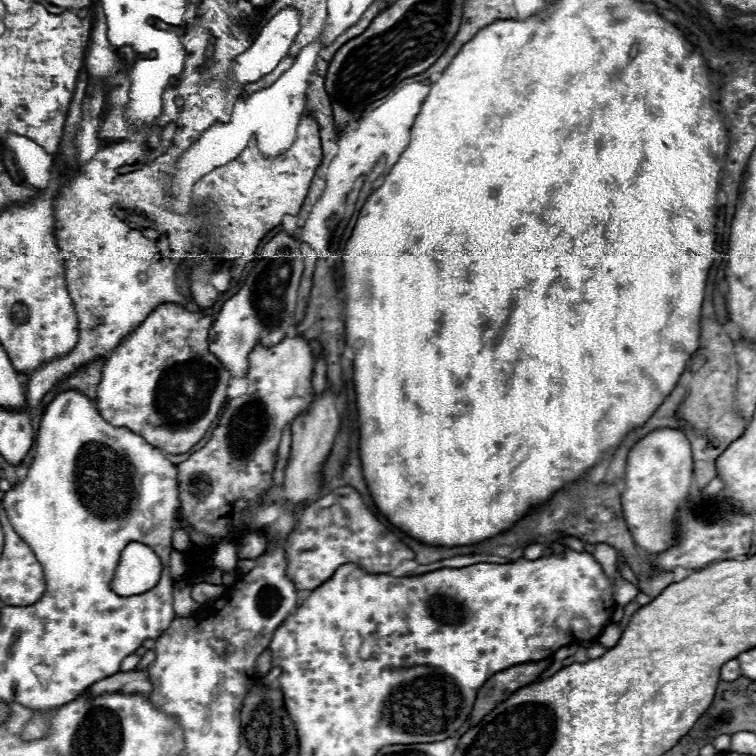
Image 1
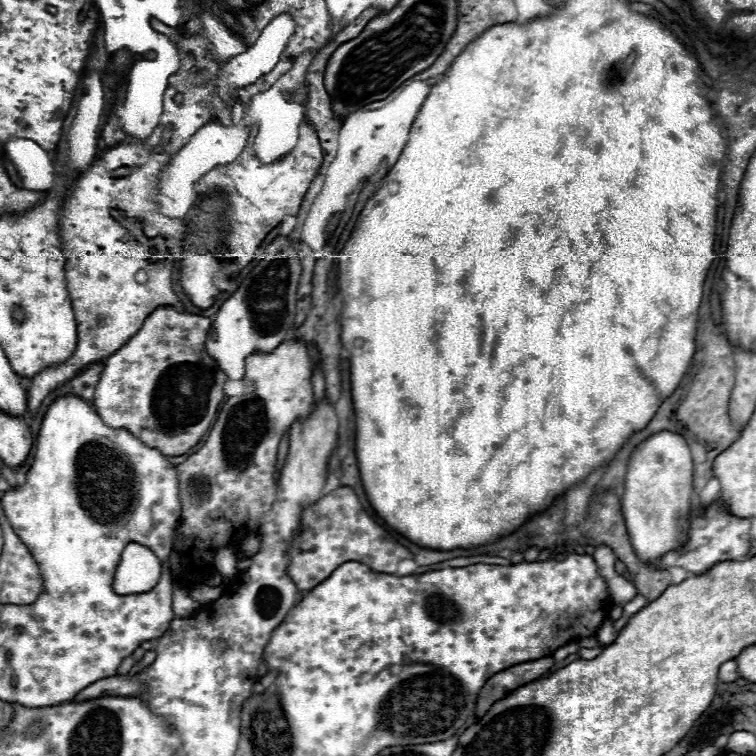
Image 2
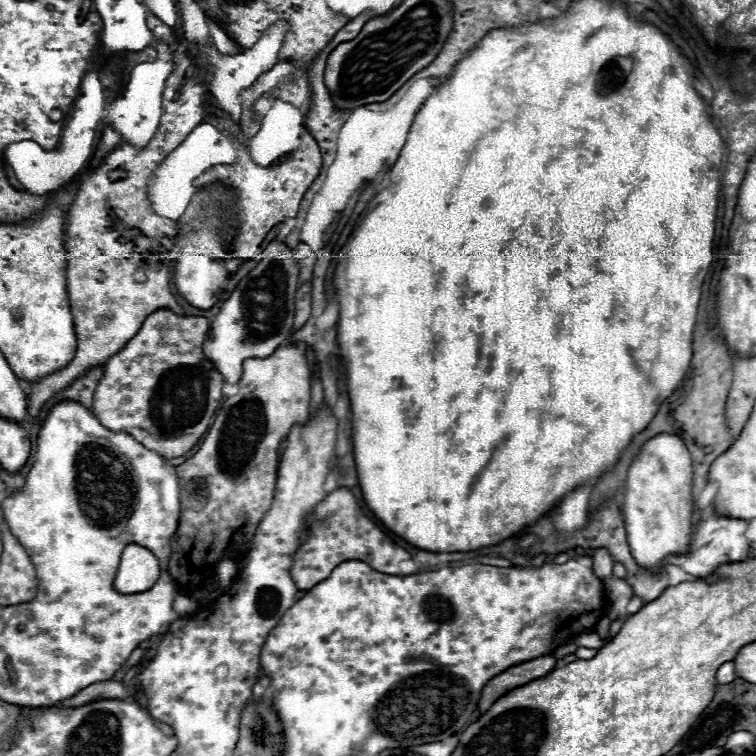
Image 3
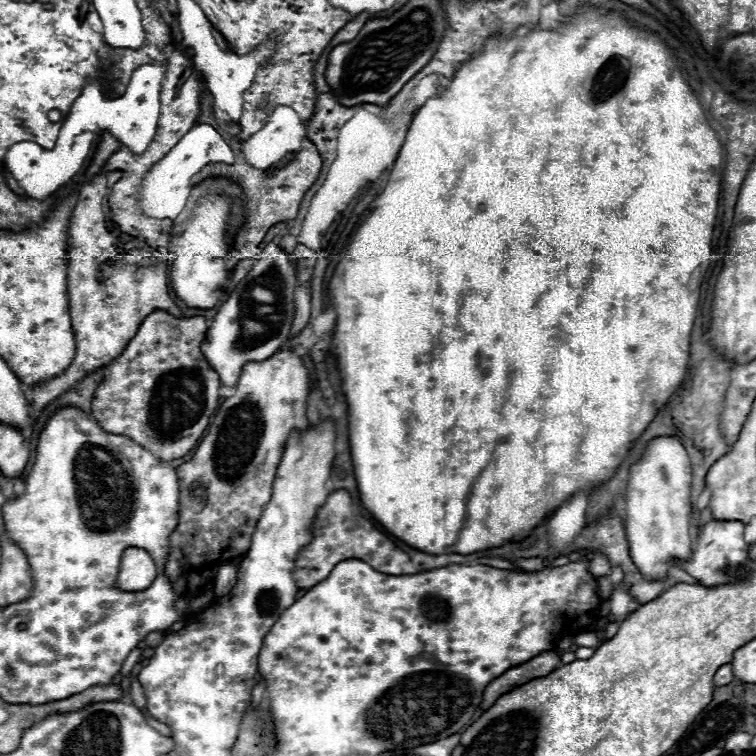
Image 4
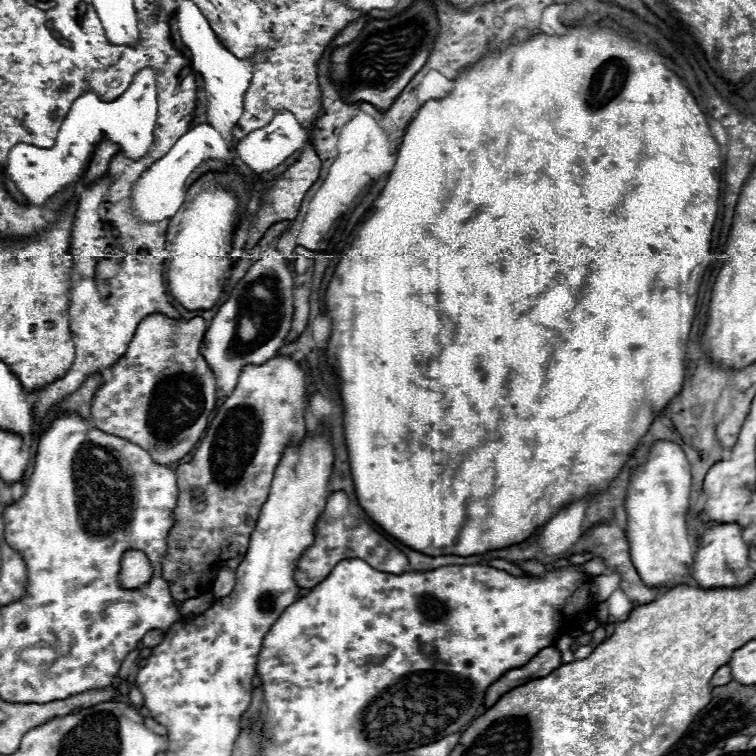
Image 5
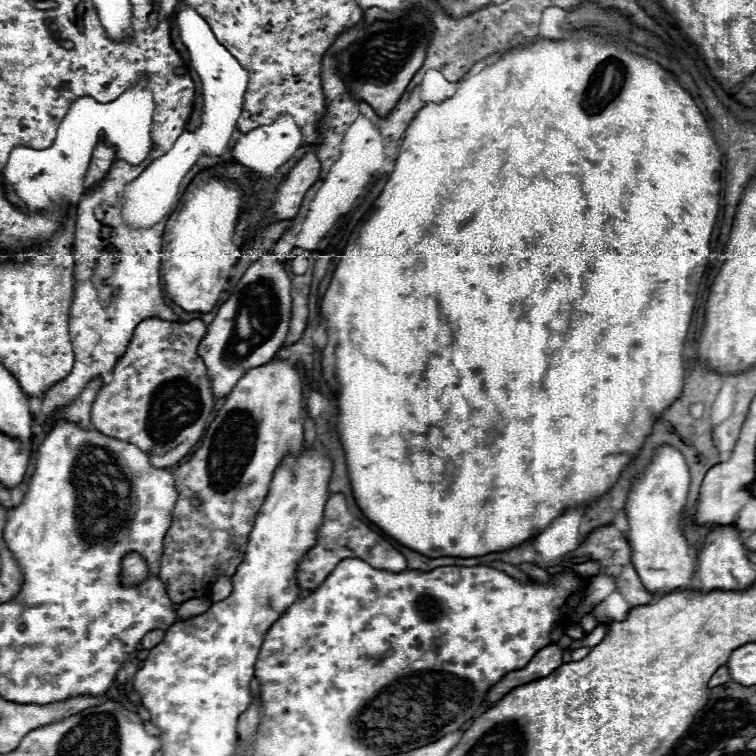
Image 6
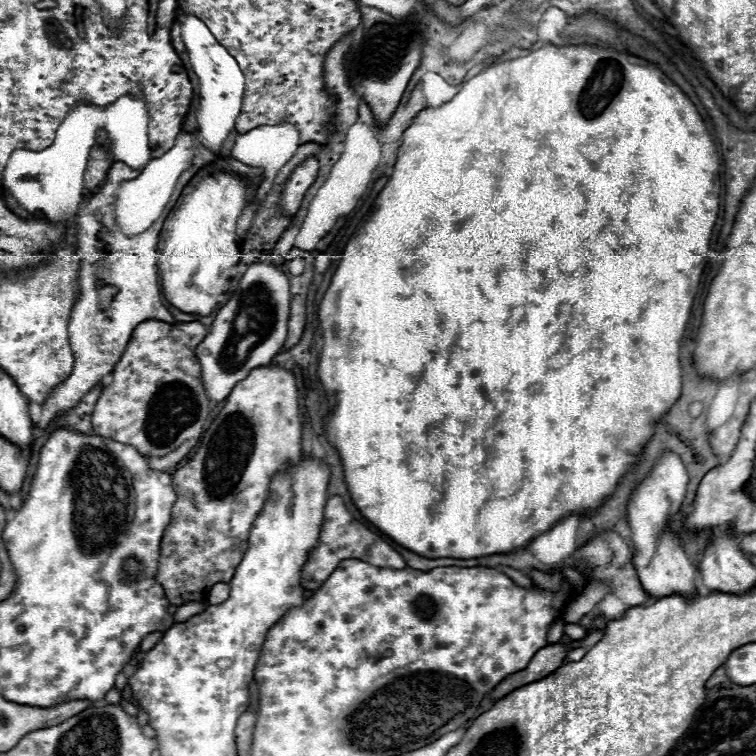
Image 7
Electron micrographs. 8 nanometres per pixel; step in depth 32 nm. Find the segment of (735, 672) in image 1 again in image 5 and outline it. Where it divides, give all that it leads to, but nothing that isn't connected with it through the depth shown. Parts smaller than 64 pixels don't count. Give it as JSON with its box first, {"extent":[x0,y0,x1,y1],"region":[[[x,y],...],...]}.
{"extent":[710,664,732,686],"region":[[[726,664],[726,666],[720,666],[720,668],[716,670],[716,674],[712,676],[710,684],[712,684],[712,686],[720,686],[720,684],[728,684],[730,680],[732,680],[732,676],[730,676],[730,668],[728,668],[728,664]]]}

